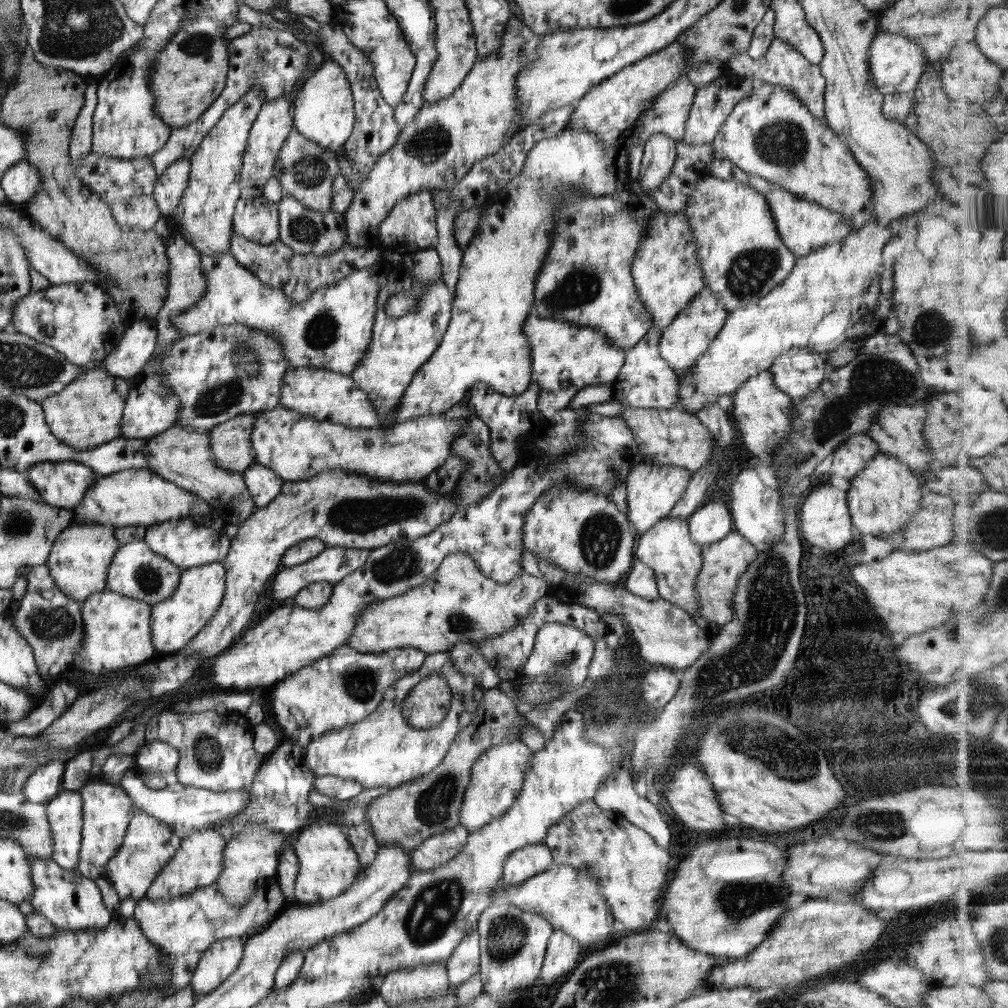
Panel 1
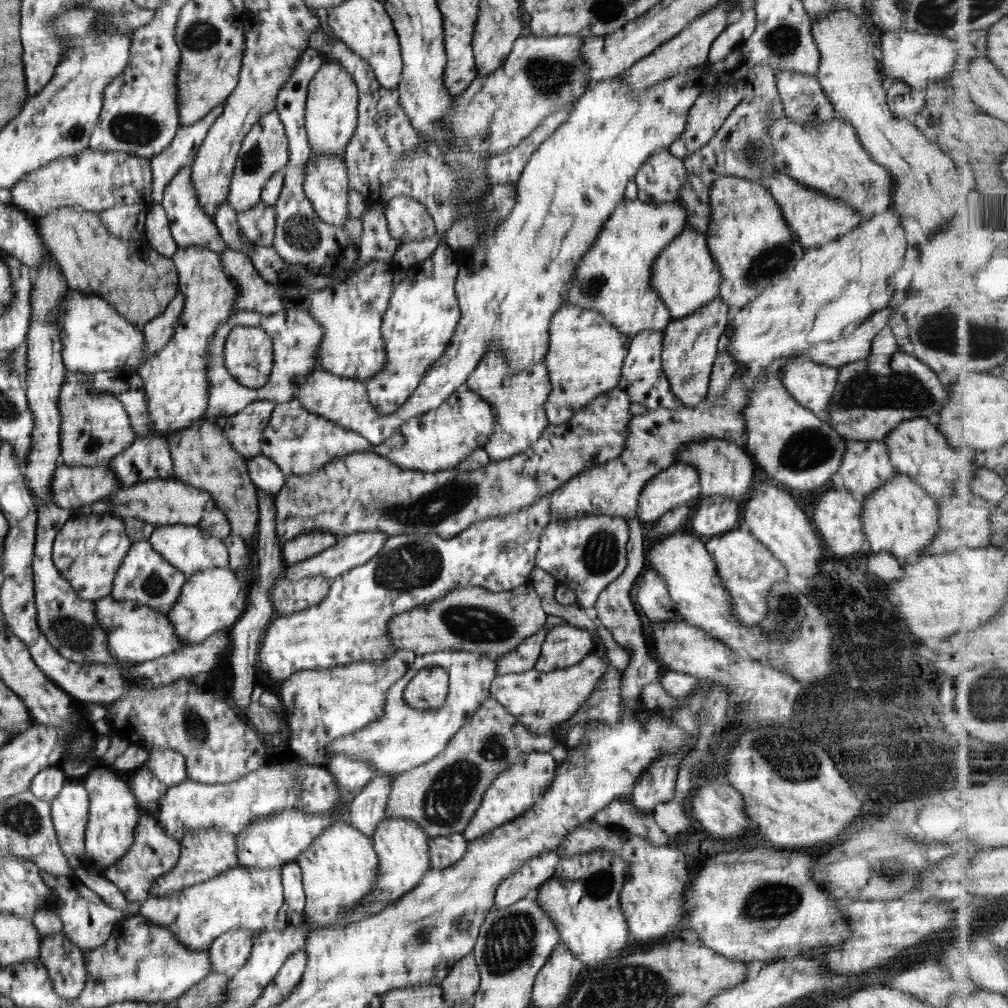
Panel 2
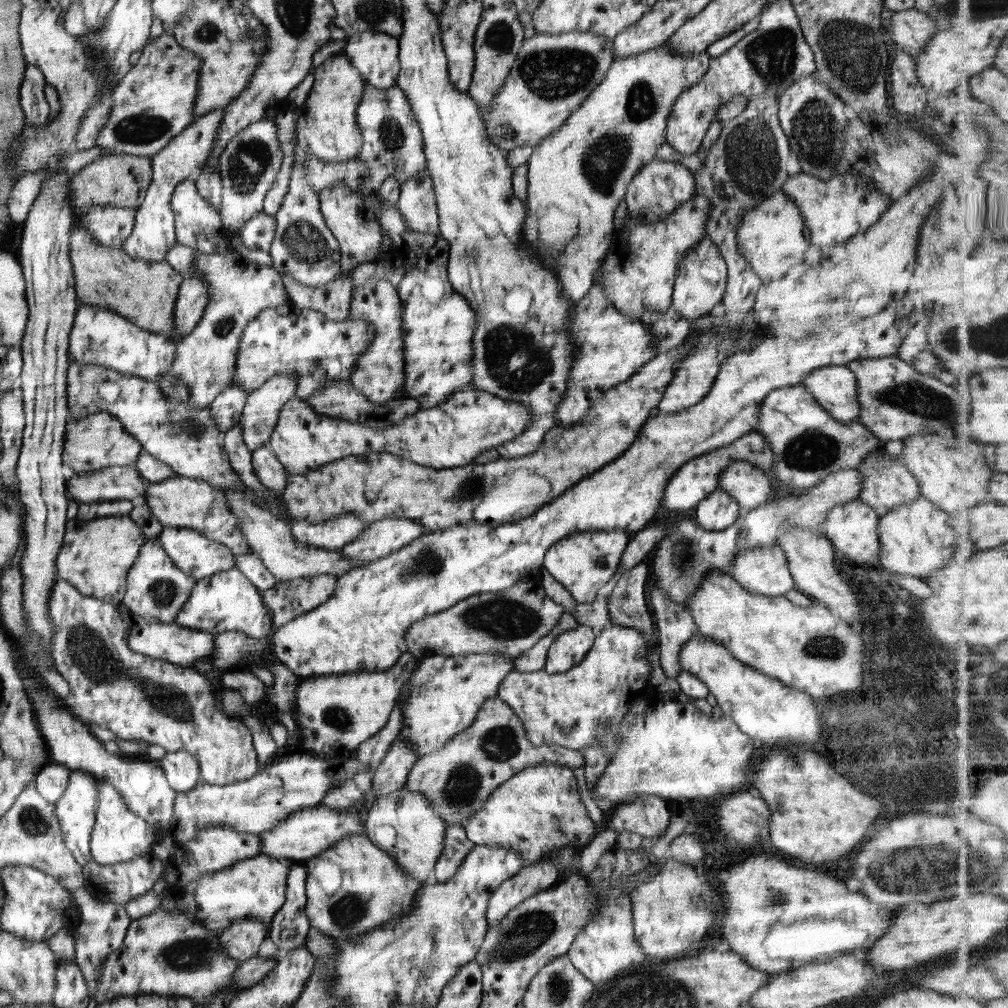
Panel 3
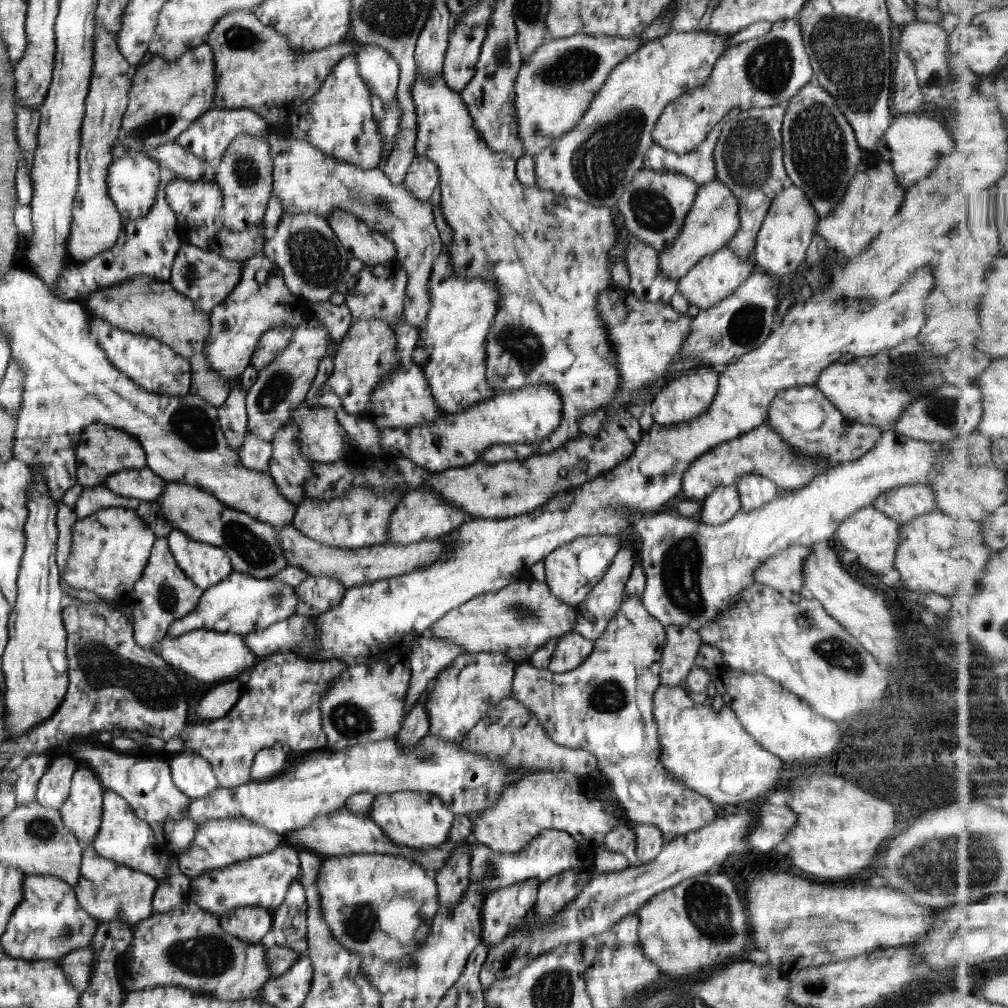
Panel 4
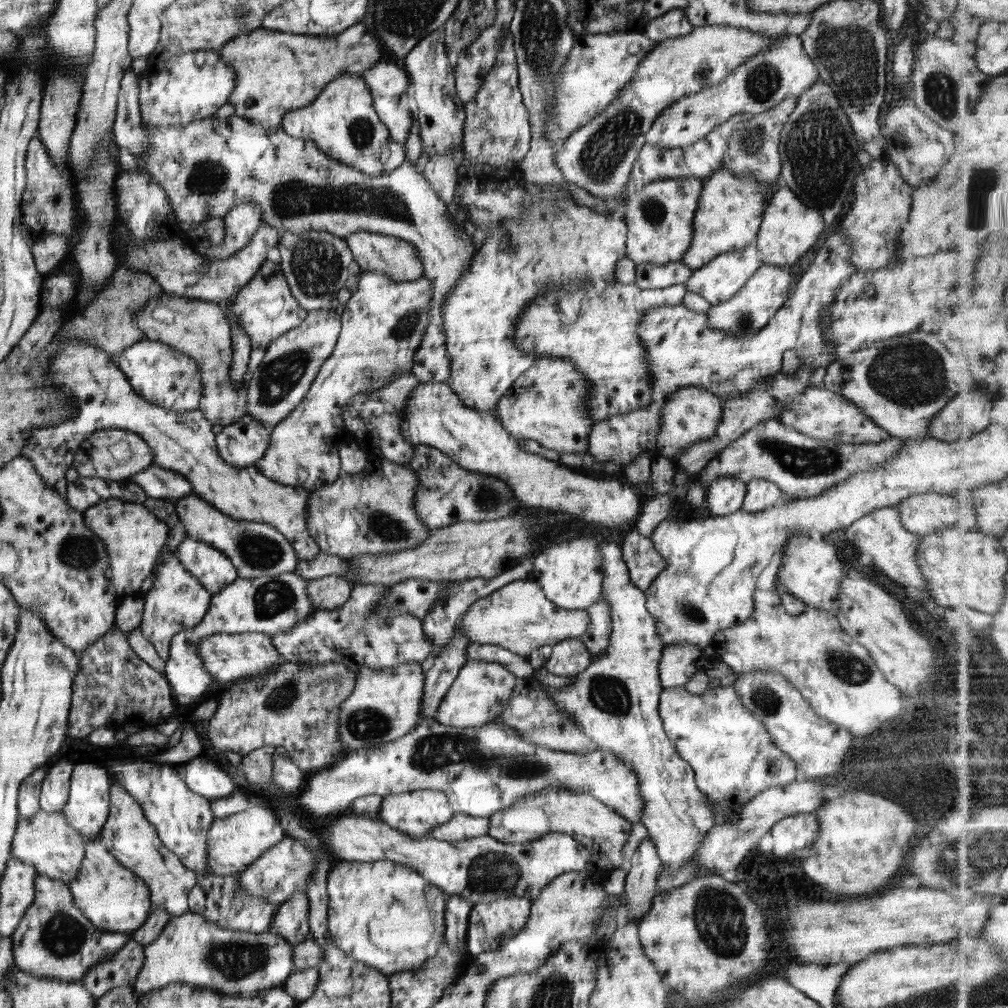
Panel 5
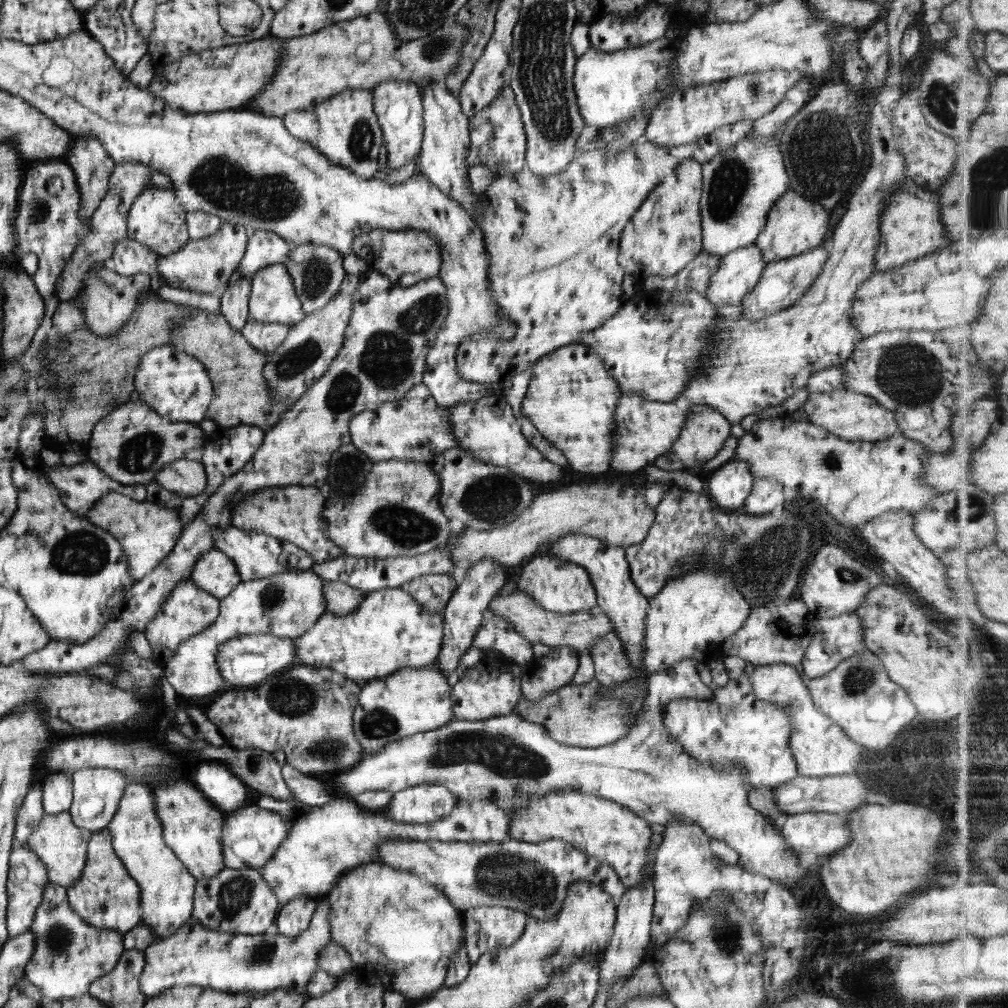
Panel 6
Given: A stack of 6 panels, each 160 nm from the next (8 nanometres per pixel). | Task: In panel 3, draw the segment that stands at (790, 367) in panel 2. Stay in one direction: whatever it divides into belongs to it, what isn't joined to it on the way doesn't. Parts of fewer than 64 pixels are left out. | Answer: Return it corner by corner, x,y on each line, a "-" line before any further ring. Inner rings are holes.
846,365
815,368
798,385
840,423
855,422
860,415
855,377

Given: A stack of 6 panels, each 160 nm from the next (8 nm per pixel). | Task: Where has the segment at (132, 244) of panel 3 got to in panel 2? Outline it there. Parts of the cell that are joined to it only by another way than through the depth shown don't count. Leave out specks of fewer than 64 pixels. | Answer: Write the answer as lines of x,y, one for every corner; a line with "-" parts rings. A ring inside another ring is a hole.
222,104
214,106
204,117
187,126
179,126
175,136
159,154
149,158
151,171
151,192
146,204
160,204
164,188
180,168
189,167
194,161
197,149
213,121
223,110

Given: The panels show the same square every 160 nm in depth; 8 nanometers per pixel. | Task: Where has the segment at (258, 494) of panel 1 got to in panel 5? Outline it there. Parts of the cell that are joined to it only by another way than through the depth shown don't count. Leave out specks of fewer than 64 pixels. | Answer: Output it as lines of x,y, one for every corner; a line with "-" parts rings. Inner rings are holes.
245,414
214,434
219,458
229,466
246,467
263,456
270,439
263,425

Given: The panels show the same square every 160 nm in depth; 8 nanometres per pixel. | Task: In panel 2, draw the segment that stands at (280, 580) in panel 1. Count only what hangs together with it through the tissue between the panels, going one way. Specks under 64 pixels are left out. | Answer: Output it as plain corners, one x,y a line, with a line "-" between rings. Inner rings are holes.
355,532
340,536
335,544
318,552
312,557
298,563
287,565
283,576
292,581
310,576
324,576
328,580
339,576
342,572
365,564
373,558
388,539
388,534
383,532

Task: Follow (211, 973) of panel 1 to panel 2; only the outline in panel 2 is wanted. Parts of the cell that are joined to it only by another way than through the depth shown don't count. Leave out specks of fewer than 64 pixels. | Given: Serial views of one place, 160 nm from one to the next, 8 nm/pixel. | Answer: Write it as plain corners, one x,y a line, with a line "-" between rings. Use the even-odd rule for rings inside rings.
237,927
214,938
208,946
211,973
225,973
231,978
247,962
256,935
254,931

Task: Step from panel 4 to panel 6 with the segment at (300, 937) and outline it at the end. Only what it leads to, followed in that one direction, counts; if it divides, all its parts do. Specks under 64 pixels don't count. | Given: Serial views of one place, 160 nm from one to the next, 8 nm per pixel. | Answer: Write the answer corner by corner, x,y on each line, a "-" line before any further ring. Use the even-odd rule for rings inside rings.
303,895
287,901
287,904
279,907
274,918
278,933
288,937
296,937
302,933
307,928
316,907
313,898

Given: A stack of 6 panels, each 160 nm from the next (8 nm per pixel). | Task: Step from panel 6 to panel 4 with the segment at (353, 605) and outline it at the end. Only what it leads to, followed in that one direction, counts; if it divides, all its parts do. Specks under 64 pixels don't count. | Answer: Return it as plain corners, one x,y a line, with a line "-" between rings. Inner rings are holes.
308,576
303,582
294,587
298,596
295,615
319,615
343,598
345,587
334,578

